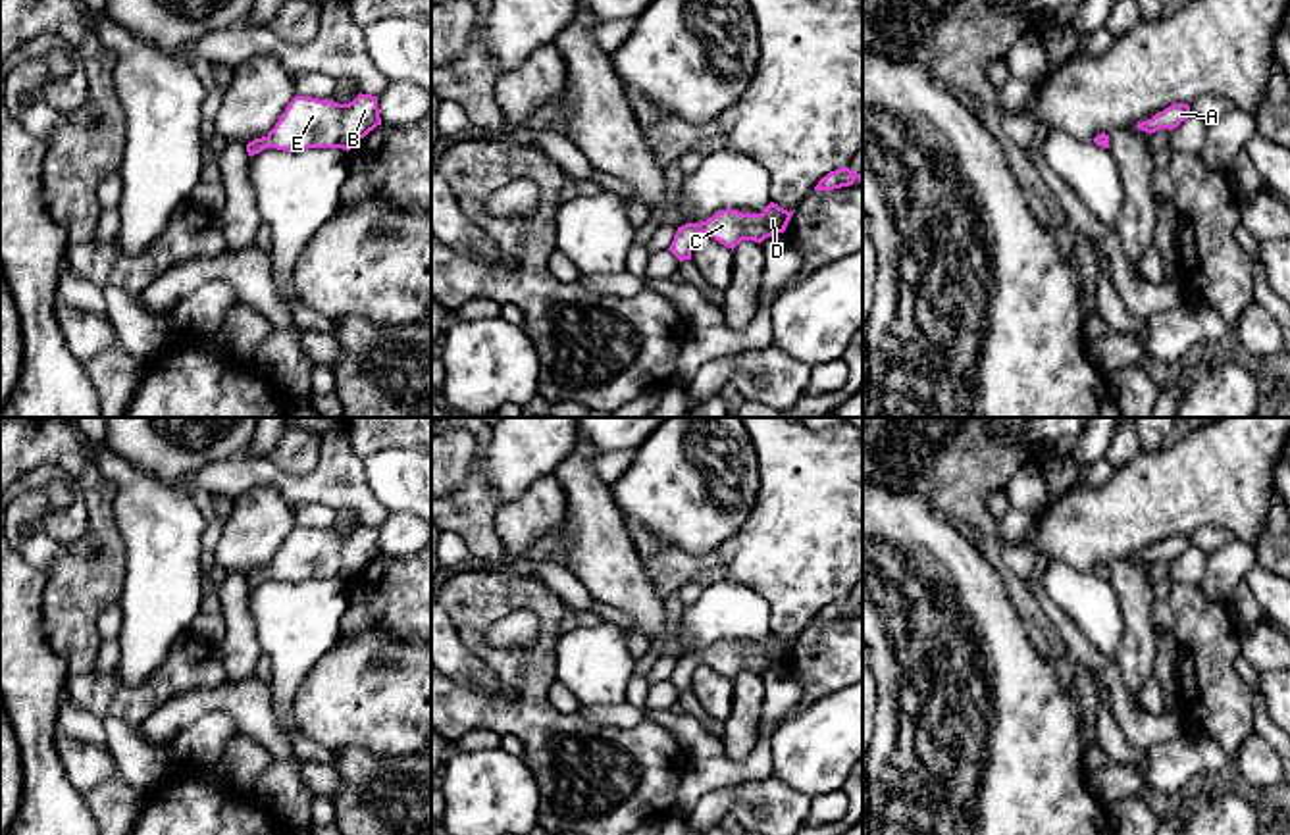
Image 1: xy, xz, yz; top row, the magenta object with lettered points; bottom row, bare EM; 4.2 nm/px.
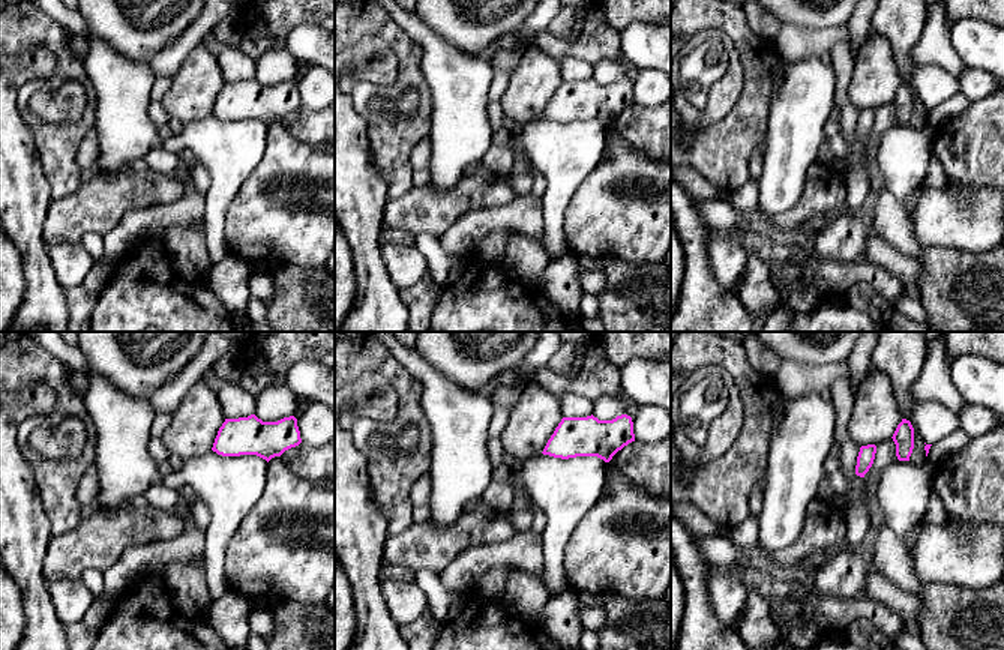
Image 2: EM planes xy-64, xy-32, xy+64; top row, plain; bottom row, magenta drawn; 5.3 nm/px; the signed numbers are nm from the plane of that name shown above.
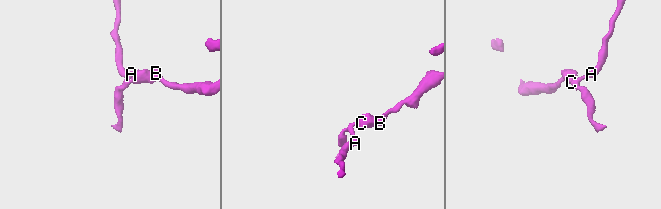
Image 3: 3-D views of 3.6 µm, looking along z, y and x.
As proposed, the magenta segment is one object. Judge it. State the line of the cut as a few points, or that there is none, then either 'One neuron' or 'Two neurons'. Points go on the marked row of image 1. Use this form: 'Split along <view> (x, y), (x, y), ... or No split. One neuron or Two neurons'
No split. One neuron

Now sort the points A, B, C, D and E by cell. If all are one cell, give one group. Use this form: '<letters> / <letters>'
A B C D E

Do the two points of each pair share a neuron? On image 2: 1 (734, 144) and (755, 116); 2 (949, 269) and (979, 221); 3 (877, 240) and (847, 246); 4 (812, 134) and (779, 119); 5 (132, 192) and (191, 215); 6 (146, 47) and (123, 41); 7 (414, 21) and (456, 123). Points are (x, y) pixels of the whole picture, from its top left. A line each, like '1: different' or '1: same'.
1: same
2: different
3: different
4: same
5: different
6: same
7: same

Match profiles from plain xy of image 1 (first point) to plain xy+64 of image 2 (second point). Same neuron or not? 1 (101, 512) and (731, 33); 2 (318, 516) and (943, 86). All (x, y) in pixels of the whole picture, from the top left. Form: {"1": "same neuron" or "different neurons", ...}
{"1": "same neuron", "2": "same neuron"}

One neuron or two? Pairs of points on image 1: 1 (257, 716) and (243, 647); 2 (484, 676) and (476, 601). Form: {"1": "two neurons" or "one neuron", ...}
{"1": "two neurons", "2": "two neurons"}

